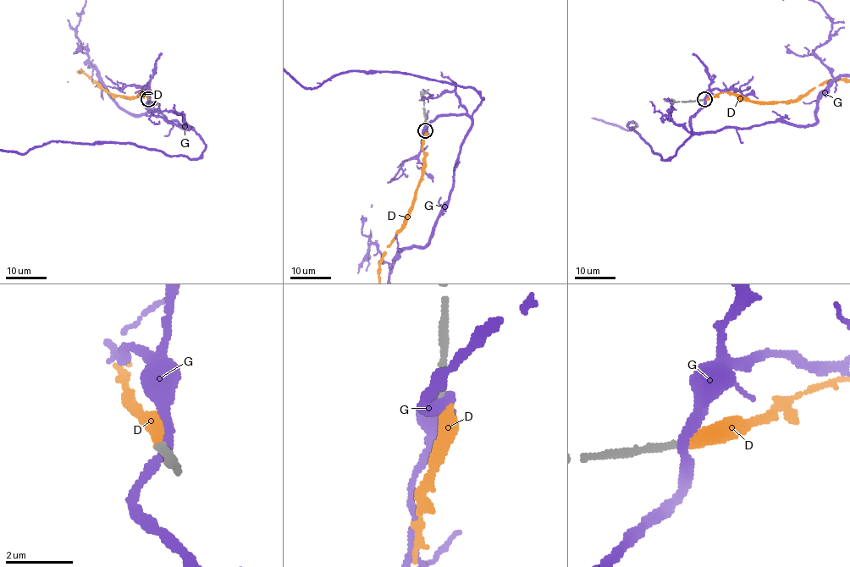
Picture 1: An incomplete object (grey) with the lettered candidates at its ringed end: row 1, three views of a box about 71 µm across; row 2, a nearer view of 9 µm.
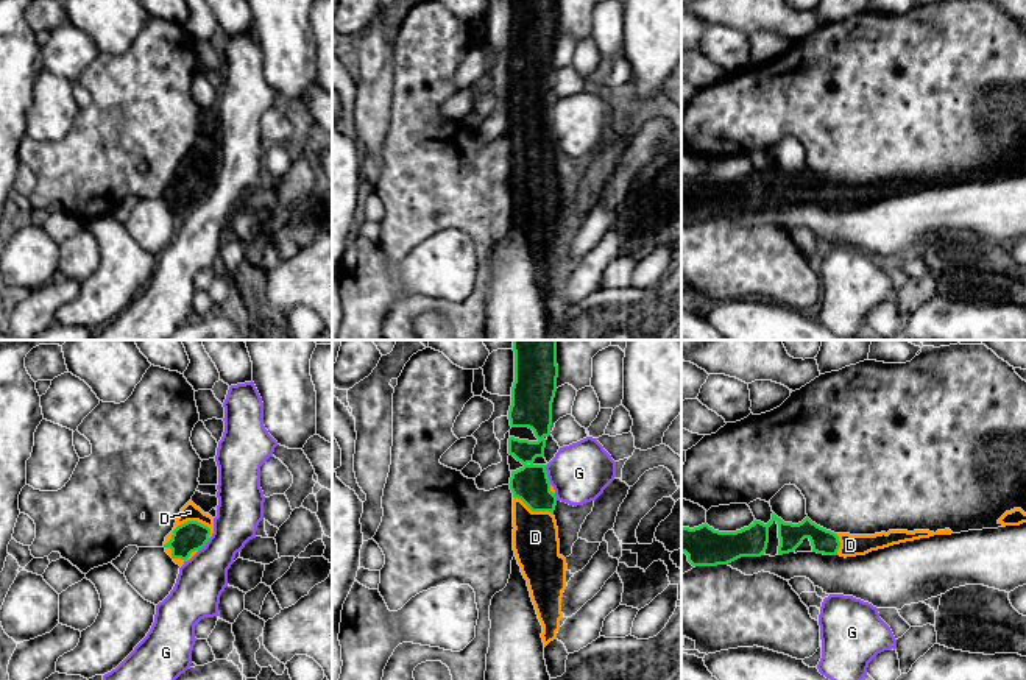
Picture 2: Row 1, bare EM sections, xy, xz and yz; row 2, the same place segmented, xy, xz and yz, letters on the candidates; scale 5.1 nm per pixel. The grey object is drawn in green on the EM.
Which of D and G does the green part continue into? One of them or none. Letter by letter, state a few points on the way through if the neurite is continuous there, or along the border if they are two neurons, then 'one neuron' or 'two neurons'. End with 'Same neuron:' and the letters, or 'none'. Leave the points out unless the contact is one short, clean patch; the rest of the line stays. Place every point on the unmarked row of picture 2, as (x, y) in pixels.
D: runs through xy (192, 186), (184, 173), (189, 162); one neuron
G: border along xz (546, 116), (551, 134); two neurons
Same neuron: D

